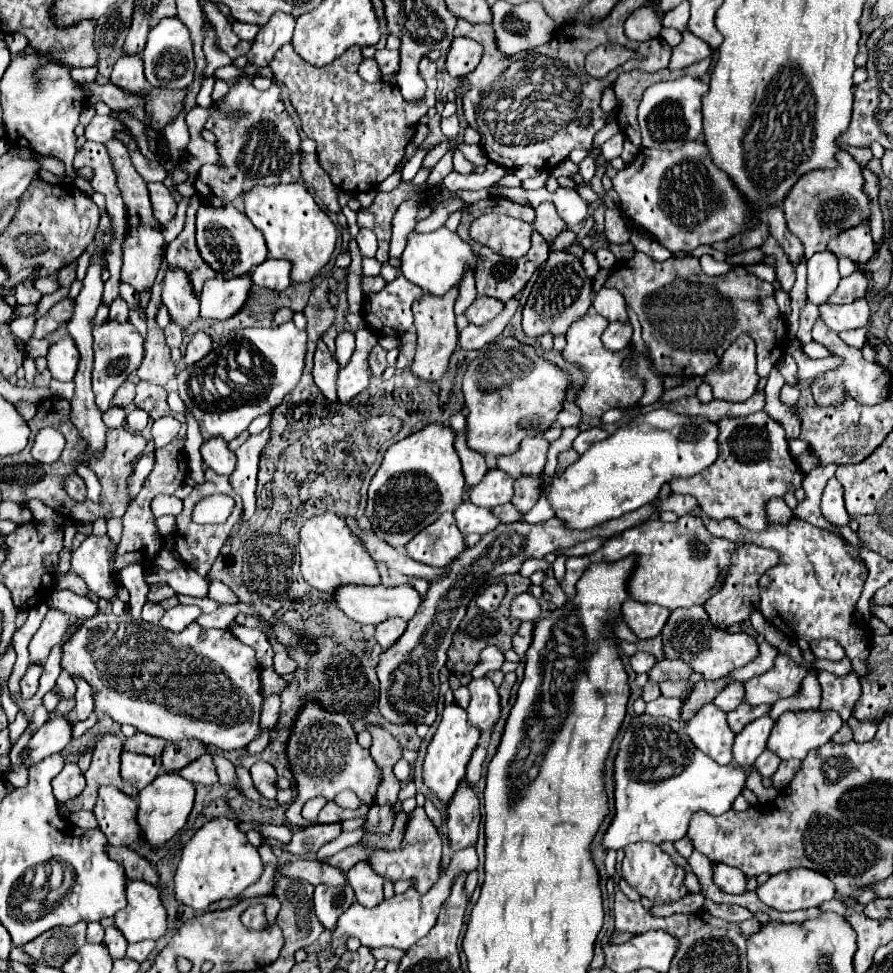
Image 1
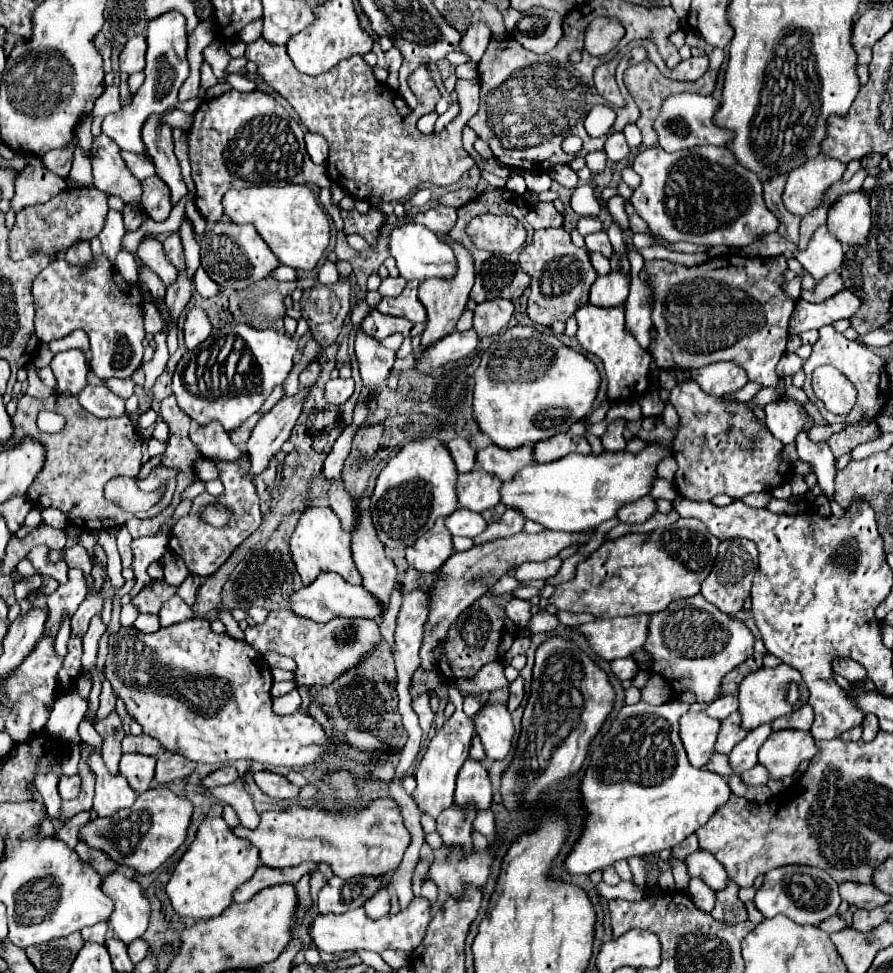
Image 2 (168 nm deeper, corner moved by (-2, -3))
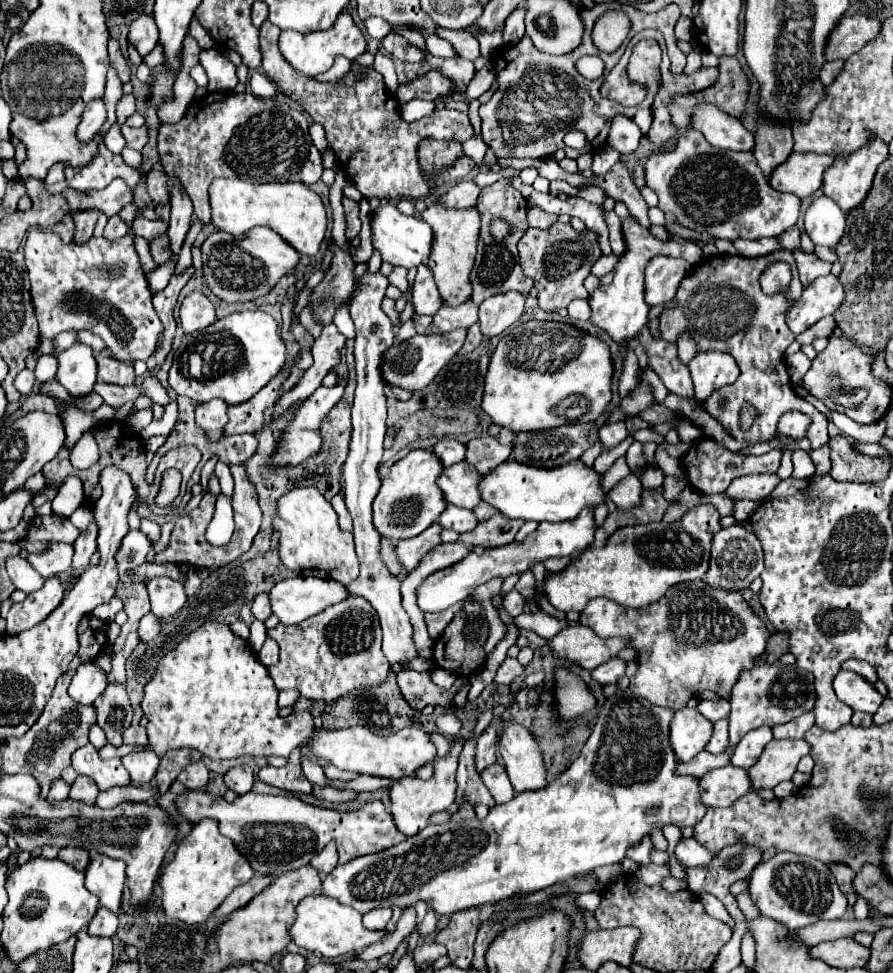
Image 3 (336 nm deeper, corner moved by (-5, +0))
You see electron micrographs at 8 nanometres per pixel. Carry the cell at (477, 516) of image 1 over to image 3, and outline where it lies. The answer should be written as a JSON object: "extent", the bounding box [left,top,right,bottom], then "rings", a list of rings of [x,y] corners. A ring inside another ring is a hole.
{"extent":[439,505,477,533],"rings":[[[449,505],[443,515],[439,517],[439,525],[443,529],[453,529],[457,533],[467,533],[473,531],[473,527],[477,527],[477,517],[473,515],[473,511],[469,509],[461,509],[461,507],[453,507]]]}

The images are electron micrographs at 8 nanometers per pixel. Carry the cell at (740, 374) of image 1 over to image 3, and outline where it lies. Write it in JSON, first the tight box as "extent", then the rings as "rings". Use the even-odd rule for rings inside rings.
{"extent":[689,353,739,401],"rings":[[[697,353],[689,363],[689,371],[695,385],[695,399],[705,401],[713,391],[737,381],[739,367],[727,353]]]}

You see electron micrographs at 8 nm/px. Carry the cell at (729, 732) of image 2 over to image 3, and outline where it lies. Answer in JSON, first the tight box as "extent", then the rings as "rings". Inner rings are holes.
{"extent":[707,719,729,753],"rings":[[[719,719],[713,729],[713,737],[707,745],[707,751],[711,753],[723,753],[729,747],[729,735],[727,735],[727,719]]]}

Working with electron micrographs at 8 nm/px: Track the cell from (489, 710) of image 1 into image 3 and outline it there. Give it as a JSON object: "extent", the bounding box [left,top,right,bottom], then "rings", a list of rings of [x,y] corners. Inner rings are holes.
{"extent":[499,723,547,791],"rings":[[[509,723],[499,731],[499,753],[515,791],[535,791],[547,785],[539,745],[521,723]]]}

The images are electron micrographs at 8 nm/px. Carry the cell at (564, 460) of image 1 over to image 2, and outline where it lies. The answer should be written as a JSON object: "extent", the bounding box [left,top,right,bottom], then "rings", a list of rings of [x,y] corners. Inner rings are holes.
{"extent":[534,432,590,462],"rings":[[[570,432],[566,434],[556,434],[552,438],[540,440],[534,444],[534,454],[538,462],[554,462],[560,460],[564,456],[568,456],[570,452],[580,452],[580,454],[590,454],[590,444],[586,440],[586,434],[582,436],[574,436]]]}

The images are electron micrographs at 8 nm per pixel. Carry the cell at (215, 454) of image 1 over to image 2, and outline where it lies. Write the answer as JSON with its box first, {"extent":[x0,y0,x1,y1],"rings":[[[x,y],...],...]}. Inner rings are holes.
{"extent":[190,422,242,462],"rings":[[[208,422],[204,426],[194,426],[190,432],[190,438],[206,458],[234,462],[238,454],[242,454],[240,448],[232,444],[230,434],[226,434],[220,422]]]}

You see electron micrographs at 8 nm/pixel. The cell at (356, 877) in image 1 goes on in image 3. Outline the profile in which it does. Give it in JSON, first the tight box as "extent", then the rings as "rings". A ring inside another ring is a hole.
{"extent":[363,907,391,929],"rings":[[[377,907],[369,913],[363,915],[363,925],[367,929],[385,929],[387,927],[387,921],[391,919],[391,909],[389,907]]]}

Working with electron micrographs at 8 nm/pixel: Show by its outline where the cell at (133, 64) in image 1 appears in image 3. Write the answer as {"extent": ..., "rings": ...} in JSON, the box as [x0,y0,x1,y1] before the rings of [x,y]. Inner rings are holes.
{"extent":[129,15,157,57],"rings":[[[141,15],[139,19],[135,19],[131,23],[129,29],[129,43],[139,51],[141,57],[145,57],[155,45],[157,45],[157,25],[153,21],[153,17],[149,15]]]}

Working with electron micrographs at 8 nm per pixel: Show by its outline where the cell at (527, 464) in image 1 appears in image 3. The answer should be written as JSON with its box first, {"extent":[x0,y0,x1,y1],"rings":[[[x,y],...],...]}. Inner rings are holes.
{"extent":[465,437,513,475],"rings":[[[483,437],[467,443],[465,461],[469,461],[481,475],[487,475],[487,471],[493,471],[493,467],[505,463],[511,453],[513,453],[511,443],[503,445],[495,437]]]}

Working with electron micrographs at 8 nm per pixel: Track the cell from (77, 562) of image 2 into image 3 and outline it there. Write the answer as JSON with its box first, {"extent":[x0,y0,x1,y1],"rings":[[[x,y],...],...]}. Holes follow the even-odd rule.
{"extent":[29,543,73,579],"rings":[[[51,543],[49,549],[41,555],[29,555],[29,563],[41,573],[45,579],[59,571],[69,571],[73,557],[73,545],[67,543]]]}

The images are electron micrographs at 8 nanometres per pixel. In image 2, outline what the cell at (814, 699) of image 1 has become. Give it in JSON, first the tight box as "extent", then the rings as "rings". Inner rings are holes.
{"extent":[772,704,814,732],"rings":[[[806,704],[806,706],[802,706],[802,710],[798,710],[798,714],[790,714],[790,718],[776,718],[772,722],[772,730],[774,732],[786,730],[786,728],[792,728],[792,730],[810,730],[812,720],[814,720],[812,708]]]}

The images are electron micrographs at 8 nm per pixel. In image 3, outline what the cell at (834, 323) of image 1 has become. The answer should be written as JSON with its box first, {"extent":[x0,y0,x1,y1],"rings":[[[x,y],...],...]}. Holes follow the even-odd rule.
{"extent":[787,275,845,335],"rings":[[[837,275],[815,279],[813,285],[803,289],[799,303],[787,313],[787,325],[793,335],[801,335],[805,329],[815,325],[819,319],[833,315],[845,301],[845,291]]]}

